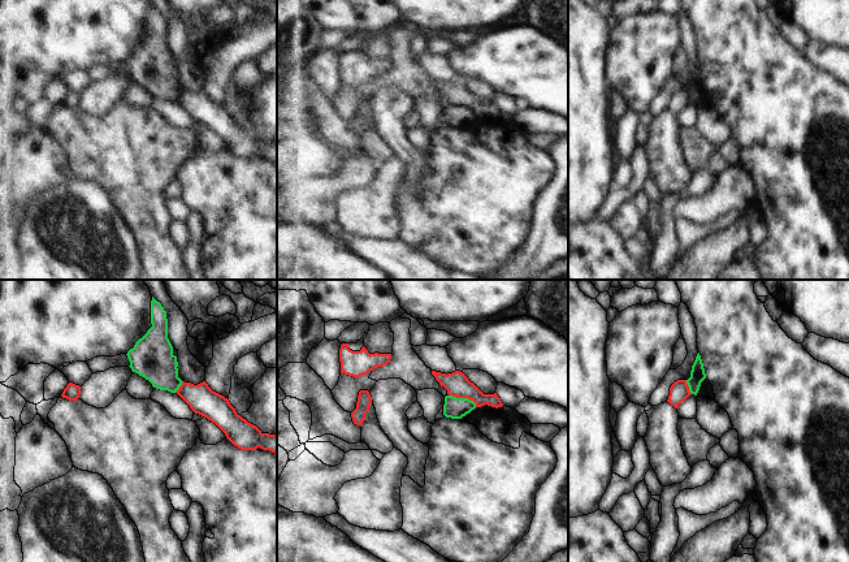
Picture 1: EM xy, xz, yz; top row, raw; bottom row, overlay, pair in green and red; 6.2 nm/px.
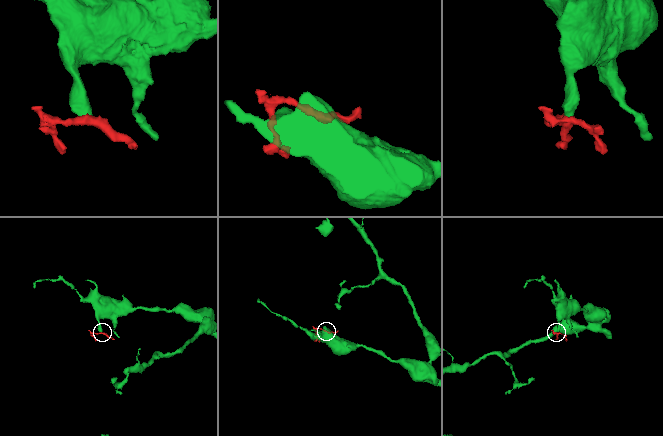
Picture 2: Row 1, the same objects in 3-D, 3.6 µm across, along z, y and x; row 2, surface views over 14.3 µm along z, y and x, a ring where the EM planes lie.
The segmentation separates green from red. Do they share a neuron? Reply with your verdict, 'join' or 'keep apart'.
keep apart

